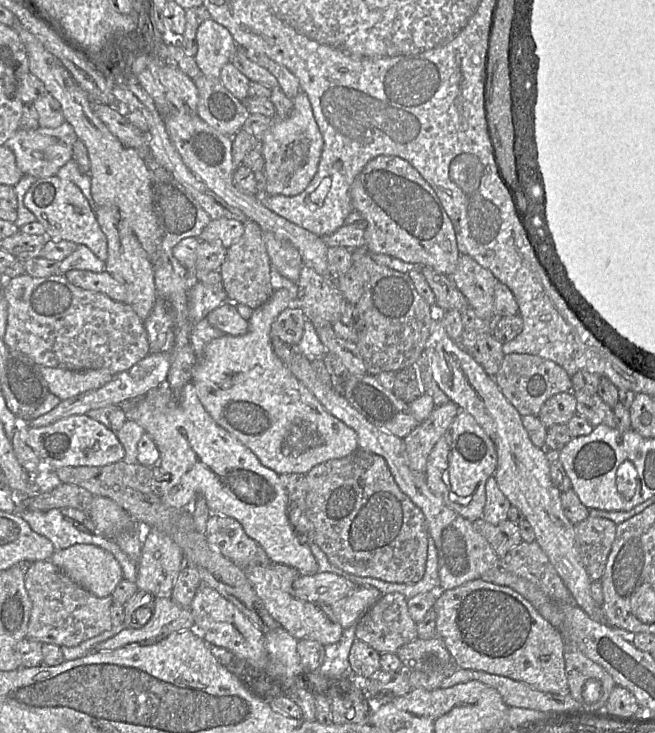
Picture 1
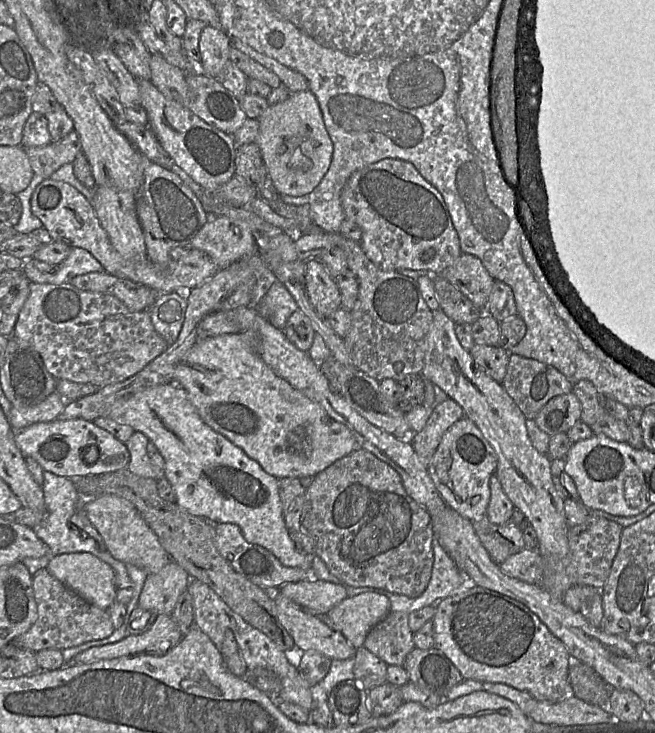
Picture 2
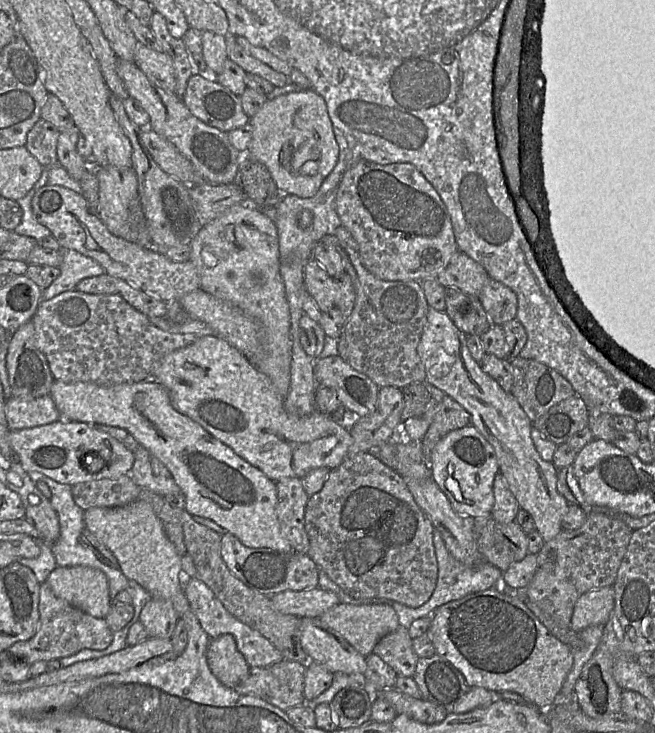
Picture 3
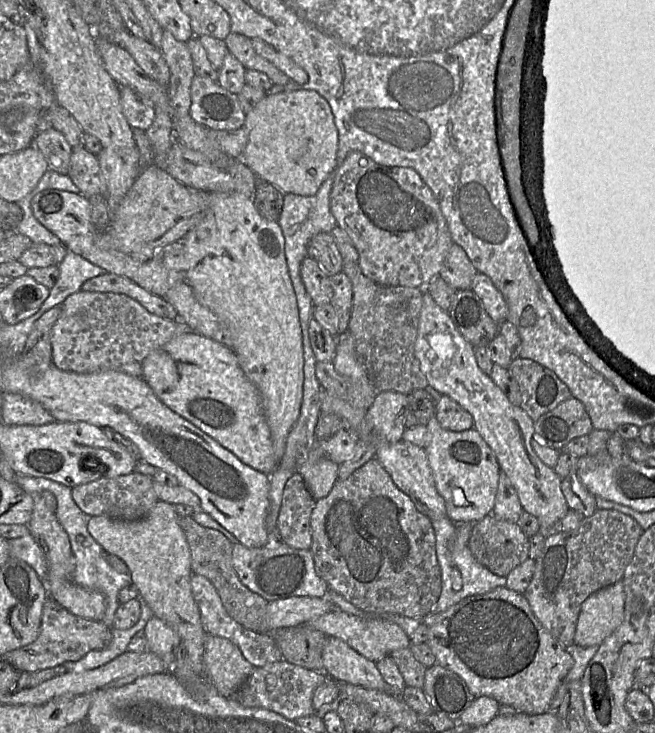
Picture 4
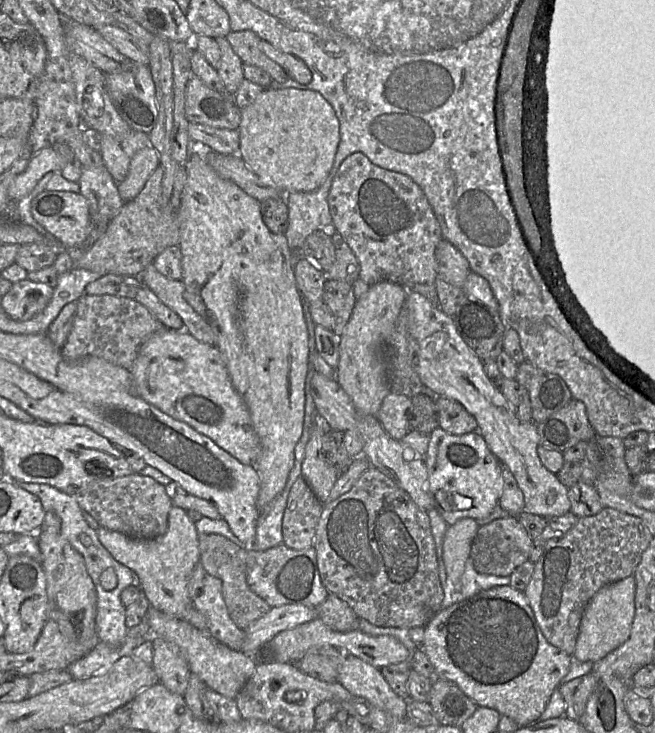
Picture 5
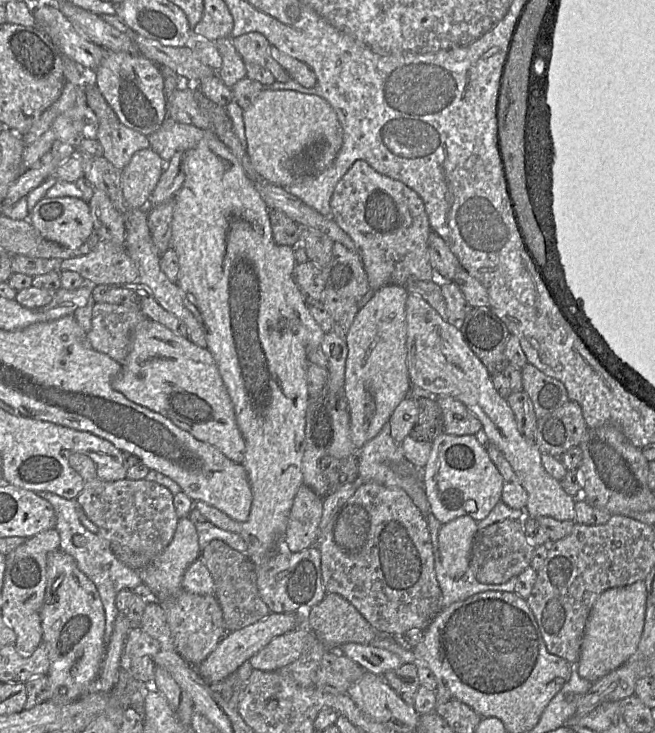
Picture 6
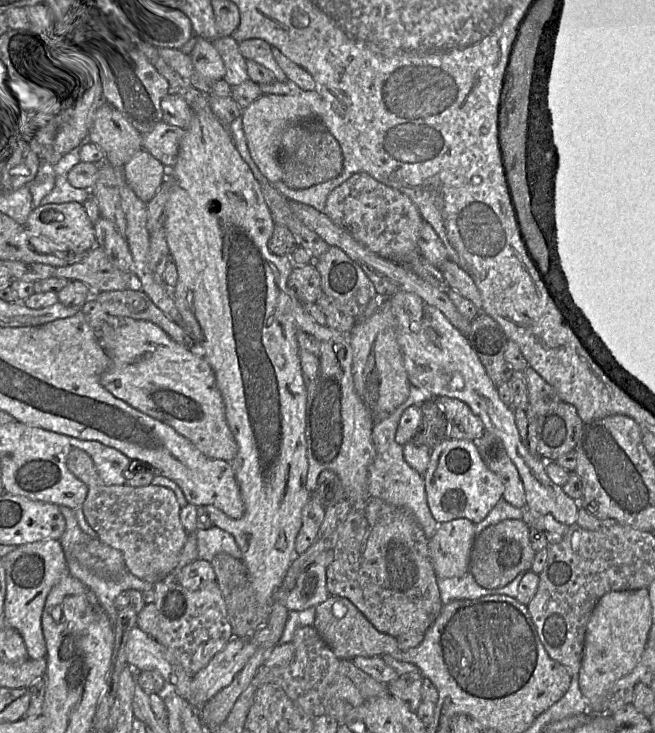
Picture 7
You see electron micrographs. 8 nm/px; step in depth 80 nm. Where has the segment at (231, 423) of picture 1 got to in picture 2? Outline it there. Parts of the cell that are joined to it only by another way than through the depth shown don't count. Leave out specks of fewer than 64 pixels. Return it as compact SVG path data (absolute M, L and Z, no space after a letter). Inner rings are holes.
M245 332L198 339L176 366L173 380L183 387L201 419L241 448L277 479L314 477L357 448L352 432L331 418L319 404L274 373L257 354Z

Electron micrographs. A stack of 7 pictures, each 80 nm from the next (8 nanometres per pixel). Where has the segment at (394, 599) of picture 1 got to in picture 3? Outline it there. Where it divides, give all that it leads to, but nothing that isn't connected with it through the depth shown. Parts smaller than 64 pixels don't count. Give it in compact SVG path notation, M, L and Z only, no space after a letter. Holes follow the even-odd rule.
M399 625L377 642L373 653L393 668L397 675L413 678L419 657L413 649L412 640L408 629Z

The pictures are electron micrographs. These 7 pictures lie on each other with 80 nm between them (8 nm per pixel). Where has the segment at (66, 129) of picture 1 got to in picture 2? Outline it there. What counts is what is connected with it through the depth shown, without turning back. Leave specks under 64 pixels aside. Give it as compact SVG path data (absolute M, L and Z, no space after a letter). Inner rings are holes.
M75 130L59 141L52 141L46 146L23 147L33 173L49 178L61 166L75 160L78 153L82 151L80 137Z

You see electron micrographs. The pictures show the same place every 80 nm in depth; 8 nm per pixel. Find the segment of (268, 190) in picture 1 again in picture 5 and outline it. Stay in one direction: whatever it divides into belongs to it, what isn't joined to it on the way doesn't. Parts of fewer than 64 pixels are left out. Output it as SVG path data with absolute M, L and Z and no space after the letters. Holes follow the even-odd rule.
M265 89L252 104L241 109L238 132L238 155L261 180L282 193L317 189L329 175L340 141L339 121L333 107L319 92L310 89Z

